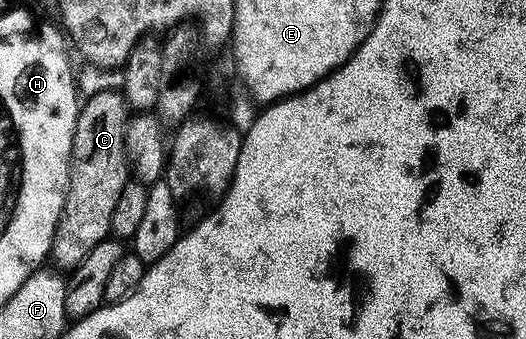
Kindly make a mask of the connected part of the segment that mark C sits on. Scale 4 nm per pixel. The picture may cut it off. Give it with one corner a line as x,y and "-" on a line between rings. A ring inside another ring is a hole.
112,90
97,94
79,105
79,117
73,138
73,154
71,155
71,177
67,187
67,197
59,225
53,238
50,259
55,260
54,267
59,270
74,270
111,236
113,226
113,210
125,192
125,186
132,179
133,172
129,167
129,126
131,115
135,109
127,104
122,93

